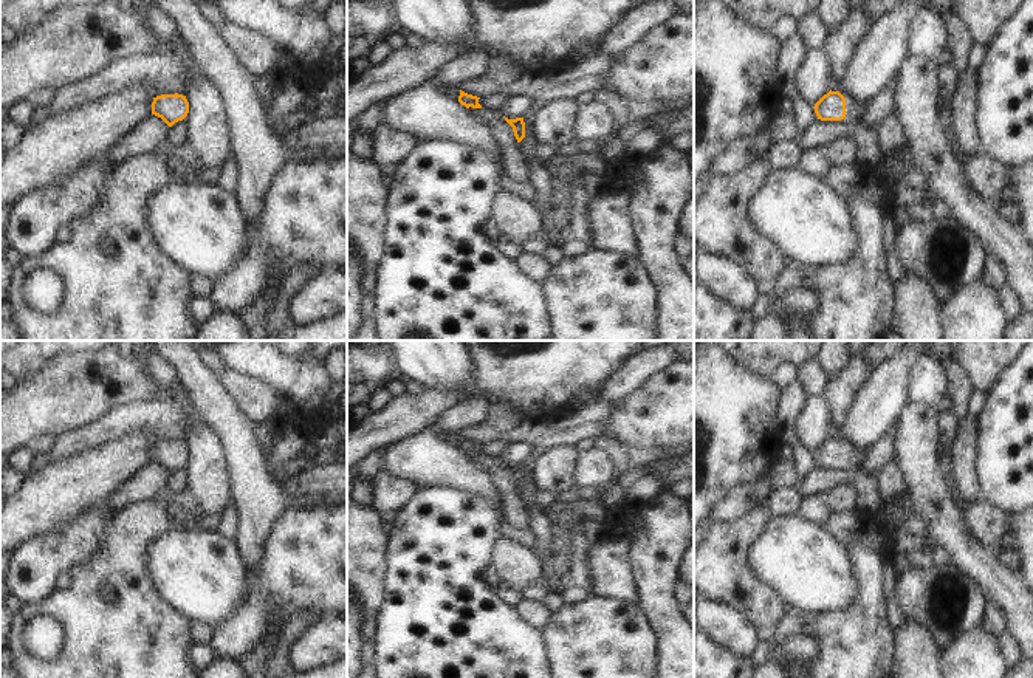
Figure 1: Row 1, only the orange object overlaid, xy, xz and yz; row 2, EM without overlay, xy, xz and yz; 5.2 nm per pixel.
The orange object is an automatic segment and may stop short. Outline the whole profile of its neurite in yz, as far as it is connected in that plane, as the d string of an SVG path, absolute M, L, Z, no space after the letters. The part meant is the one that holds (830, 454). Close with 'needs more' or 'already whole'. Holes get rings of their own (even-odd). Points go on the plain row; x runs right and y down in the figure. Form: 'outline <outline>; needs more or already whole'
outline M829 438L815 450L815 460L821 467L846 466L852 474L860 469L866 458L864 449L846 446L839 438Z; needs more

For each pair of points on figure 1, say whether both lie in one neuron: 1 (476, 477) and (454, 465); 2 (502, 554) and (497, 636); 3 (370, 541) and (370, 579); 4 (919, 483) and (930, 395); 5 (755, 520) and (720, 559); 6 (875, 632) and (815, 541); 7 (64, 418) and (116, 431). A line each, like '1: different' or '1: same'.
1: same
2: different
3: same
4: different
5: same
6: different
7: different

